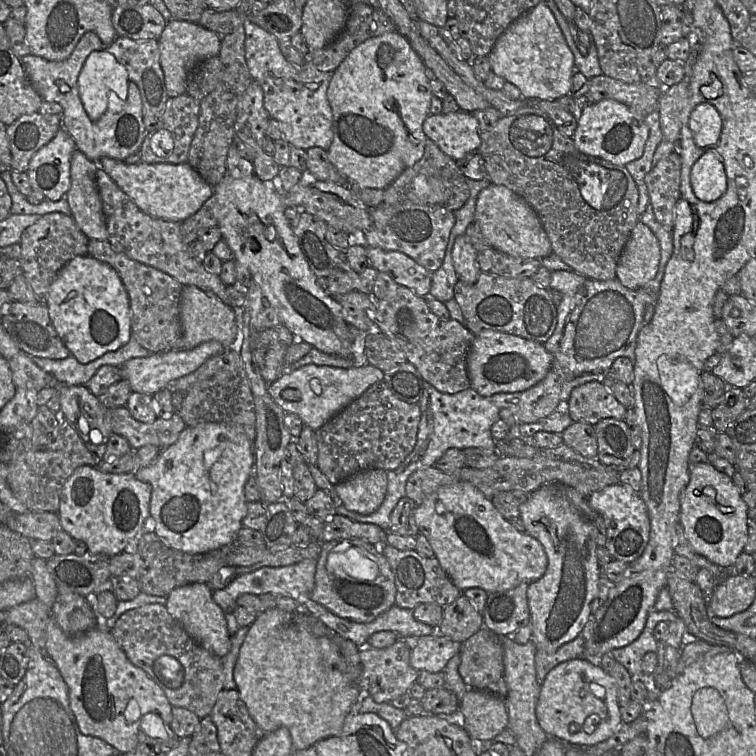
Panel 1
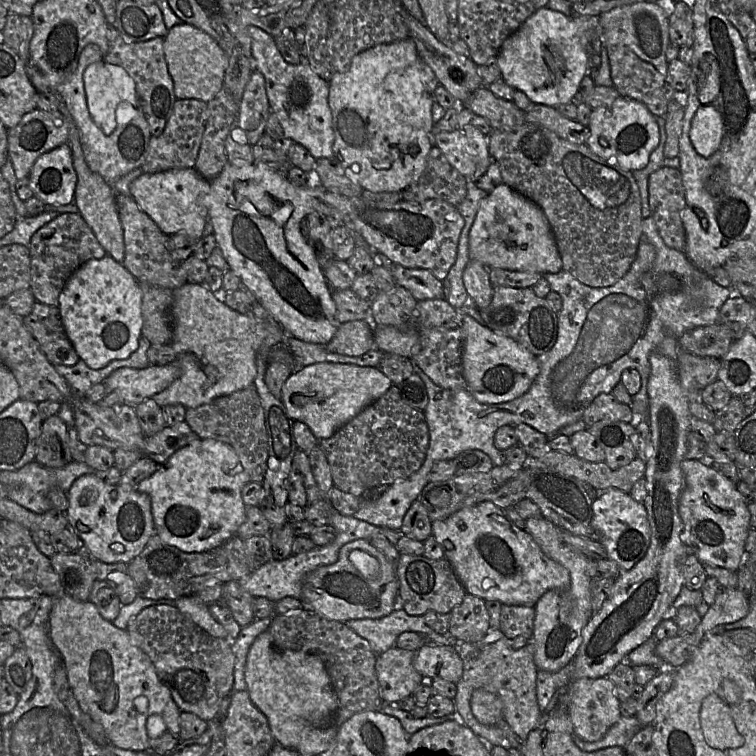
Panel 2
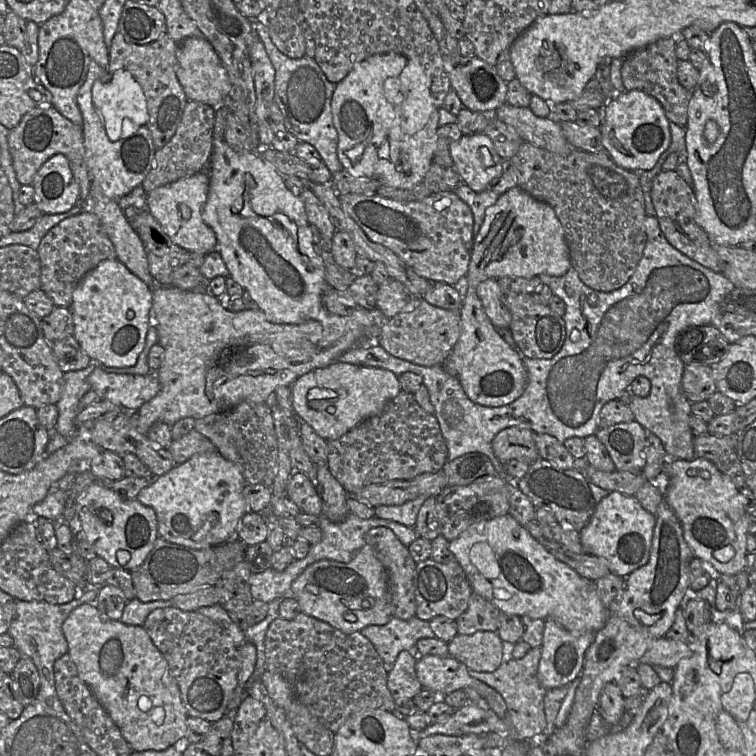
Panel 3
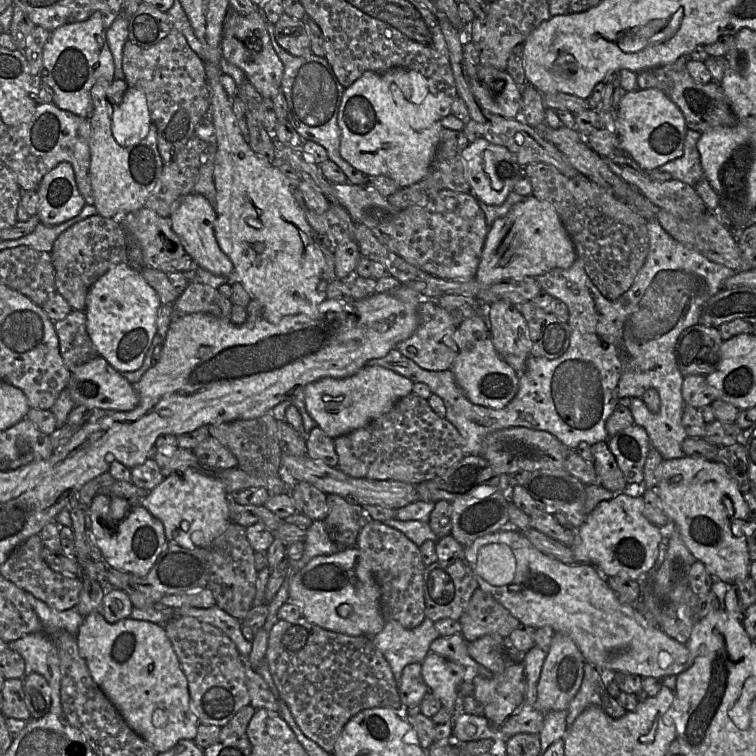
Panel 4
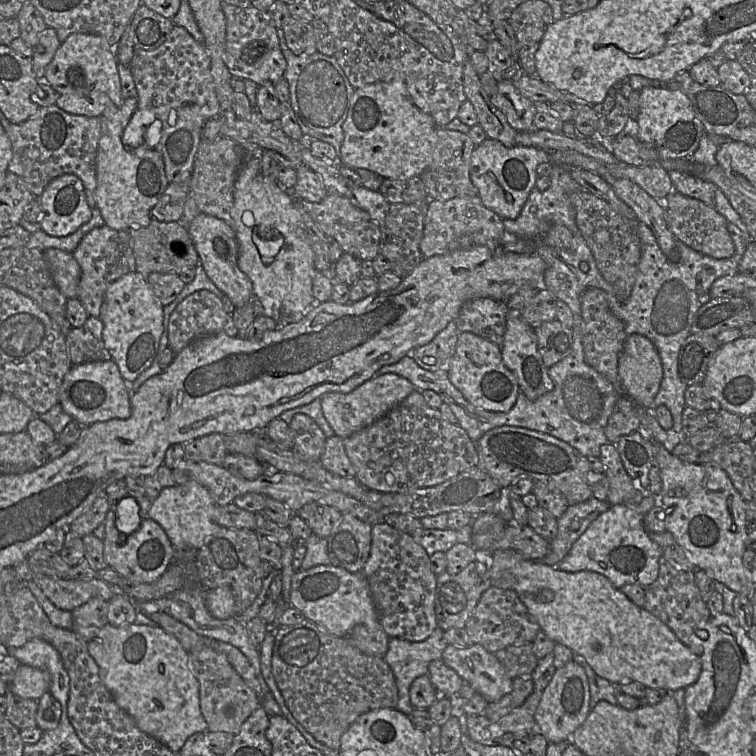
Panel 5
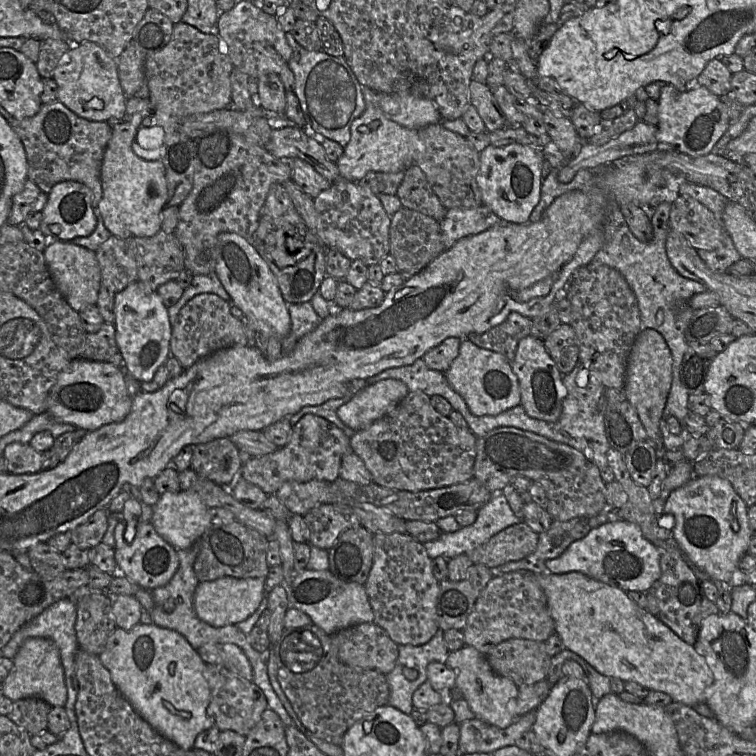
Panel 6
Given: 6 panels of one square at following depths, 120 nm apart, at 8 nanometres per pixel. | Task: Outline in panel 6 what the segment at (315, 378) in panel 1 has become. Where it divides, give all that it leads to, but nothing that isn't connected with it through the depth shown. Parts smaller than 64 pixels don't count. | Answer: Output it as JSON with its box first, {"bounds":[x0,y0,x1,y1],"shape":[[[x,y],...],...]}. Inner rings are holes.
{"bounds":[337,380,408,431],"shape":[[[381,380],[358,391],[337,409],[337,416],[349,428],[360,431],[387,414],[408,393],[400,380]]]}

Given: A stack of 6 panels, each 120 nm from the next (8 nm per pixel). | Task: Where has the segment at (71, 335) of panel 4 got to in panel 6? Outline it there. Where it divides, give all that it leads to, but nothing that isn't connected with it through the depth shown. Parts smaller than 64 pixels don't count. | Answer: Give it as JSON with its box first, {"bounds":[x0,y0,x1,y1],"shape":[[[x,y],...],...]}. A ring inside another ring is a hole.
{"bounds":[79,323,123,367],"shape":[[[104,323],[99,331],[87,333],[79,358],[123,367],[123,357],[115,339],[114,324]]]}

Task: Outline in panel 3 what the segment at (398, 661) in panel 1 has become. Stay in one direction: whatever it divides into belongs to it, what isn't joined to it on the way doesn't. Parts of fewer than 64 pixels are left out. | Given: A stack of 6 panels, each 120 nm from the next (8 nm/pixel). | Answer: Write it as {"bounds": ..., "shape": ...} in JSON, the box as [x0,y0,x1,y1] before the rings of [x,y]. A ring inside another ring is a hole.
{"bounds":[387,651,423,706],"shape":[[[401,651],[393,668],[388,672],[387,686],[397,706],[414,699],[423,689],[416,671],[417,656],[410,651]]]}

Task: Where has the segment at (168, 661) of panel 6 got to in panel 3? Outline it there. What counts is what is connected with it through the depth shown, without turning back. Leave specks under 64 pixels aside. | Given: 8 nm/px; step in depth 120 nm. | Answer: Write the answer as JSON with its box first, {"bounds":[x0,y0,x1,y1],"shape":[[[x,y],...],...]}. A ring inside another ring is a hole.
{"bounds":[62,603,189,752],"shape":[[[85,603],[69,614],[62,630],[68,643],[68,654],[77,667],[80,679],[118,726],[134,752],[163,751],[186,737],[189,715],[182,703],[178,684],[170,674],[166,659],[143,626],[105,619],[96,606]]]}

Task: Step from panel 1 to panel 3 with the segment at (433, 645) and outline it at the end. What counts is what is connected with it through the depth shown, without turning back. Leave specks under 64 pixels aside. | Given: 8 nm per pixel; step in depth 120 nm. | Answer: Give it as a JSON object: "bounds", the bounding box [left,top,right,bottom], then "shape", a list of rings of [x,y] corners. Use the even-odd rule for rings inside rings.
{"bounds":[415,655,472,695],"shape":[[[418,655],[415,671],[423,688],[438,695],[464,689],[472,683],[467,666],[451,656]]]}

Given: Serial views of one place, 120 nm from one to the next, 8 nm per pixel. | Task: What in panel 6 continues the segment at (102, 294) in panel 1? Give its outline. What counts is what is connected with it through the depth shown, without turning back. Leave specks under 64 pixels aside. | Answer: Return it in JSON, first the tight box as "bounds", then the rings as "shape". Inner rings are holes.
{"bounds":[114,281,171,382],"shape":[[[135,281],[118,292],[114,300],[115,339],[123,357],[123,368],[138,382],[152,381],[157,369],[170,356],[171,324],[160,296]]]}

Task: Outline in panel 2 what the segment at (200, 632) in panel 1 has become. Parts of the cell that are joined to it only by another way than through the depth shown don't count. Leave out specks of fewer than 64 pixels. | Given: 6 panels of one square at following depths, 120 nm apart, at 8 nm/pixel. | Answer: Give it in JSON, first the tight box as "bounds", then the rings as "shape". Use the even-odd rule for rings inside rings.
{"bounds":[174,596,227,639],"shape":[[[184,596],[174,601],[174,606],[188,616],[195,624],[216,638],[227,639],[227,632],[209,611],[209,605],[197,596]]]}

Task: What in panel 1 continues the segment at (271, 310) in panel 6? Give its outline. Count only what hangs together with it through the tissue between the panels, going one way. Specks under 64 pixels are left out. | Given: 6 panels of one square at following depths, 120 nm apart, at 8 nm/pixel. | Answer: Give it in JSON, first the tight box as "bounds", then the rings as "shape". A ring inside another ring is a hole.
{"bounds":[98,157,213,222],"shape":[[[109,157],[98,161],[103,169],[118,187],[147,215],[163,220],[182,222],[195,214],[213,195],[213,186],[209,185],[186,162],[127,164],[124,161]]]}

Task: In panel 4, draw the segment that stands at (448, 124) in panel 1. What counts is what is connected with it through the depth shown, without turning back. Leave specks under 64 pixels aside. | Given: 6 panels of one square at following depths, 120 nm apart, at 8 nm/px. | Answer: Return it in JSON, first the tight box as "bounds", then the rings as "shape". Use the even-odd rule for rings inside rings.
{"bounds":[462,137,523,205],"shape":[[[482,137],[469,143],[462,151],[462,159],[464,174],[471,188],[470,193],[487,205],[503,204],[523,176],[523,167],[519,165],[513,153]]]}

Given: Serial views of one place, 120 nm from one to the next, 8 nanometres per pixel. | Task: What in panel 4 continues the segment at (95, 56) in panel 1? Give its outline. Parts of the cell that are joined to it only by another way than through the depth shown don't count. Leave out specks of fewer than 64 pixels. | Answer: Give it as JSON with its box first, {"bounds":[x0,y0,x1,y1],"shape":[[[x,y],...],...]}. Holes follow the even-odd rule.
{"bounds":[113,86,151,147],"shape":[[[129,86],[121,103],[113,108],[113,137],[124,147],[138,144],[148,135],[151,123],[145,93]]]}

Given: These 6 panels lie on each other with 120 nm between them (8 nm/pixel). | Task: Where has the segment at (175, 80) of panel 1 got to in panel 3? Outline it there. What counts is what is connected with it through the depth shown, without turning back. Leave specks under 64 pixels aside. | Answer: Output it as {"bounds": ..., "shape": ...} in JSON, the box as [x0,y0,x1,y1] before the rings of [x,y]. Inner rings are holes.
{"bounds":[176,36,230,106],"shape":[[[203,36],[190,37],[179,44],[176,74],[189,101],[218,106],[230,91],[227,70],[211,43]]]}

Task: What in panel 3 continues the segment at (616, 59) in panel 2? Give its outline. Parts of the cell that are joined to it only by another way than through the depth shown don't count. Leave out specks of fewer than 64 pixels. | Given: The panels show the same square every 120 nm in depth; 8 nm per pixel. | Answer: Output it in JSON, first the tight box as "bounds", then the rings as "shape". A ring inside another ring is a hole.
{"bounds":[621,37,692,127],"shape":[[[677,37],[661,38],[626,55],[621,66],[621,76],[626,91],[638,90],[654,97],[662,105],[670,122],[686,127],[688,104],[692,92],[685,89],[678,81],[677,65],[679,60],[675,54]]]}

